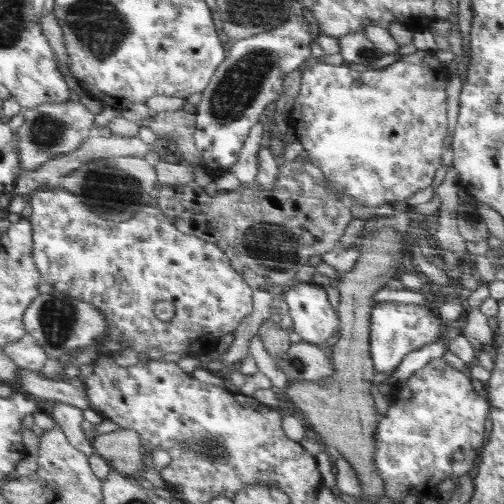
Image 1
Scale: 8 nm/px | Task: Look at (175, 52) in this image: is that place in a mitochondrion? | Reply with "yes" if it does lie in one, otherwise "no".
no

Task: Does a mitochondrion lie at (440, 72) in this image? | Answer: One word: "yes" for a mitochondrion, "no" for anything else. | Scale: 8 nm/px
no

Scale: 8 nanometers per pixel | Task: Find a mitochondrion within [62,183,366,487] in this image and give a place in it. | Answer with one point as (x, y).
(276, 248)

